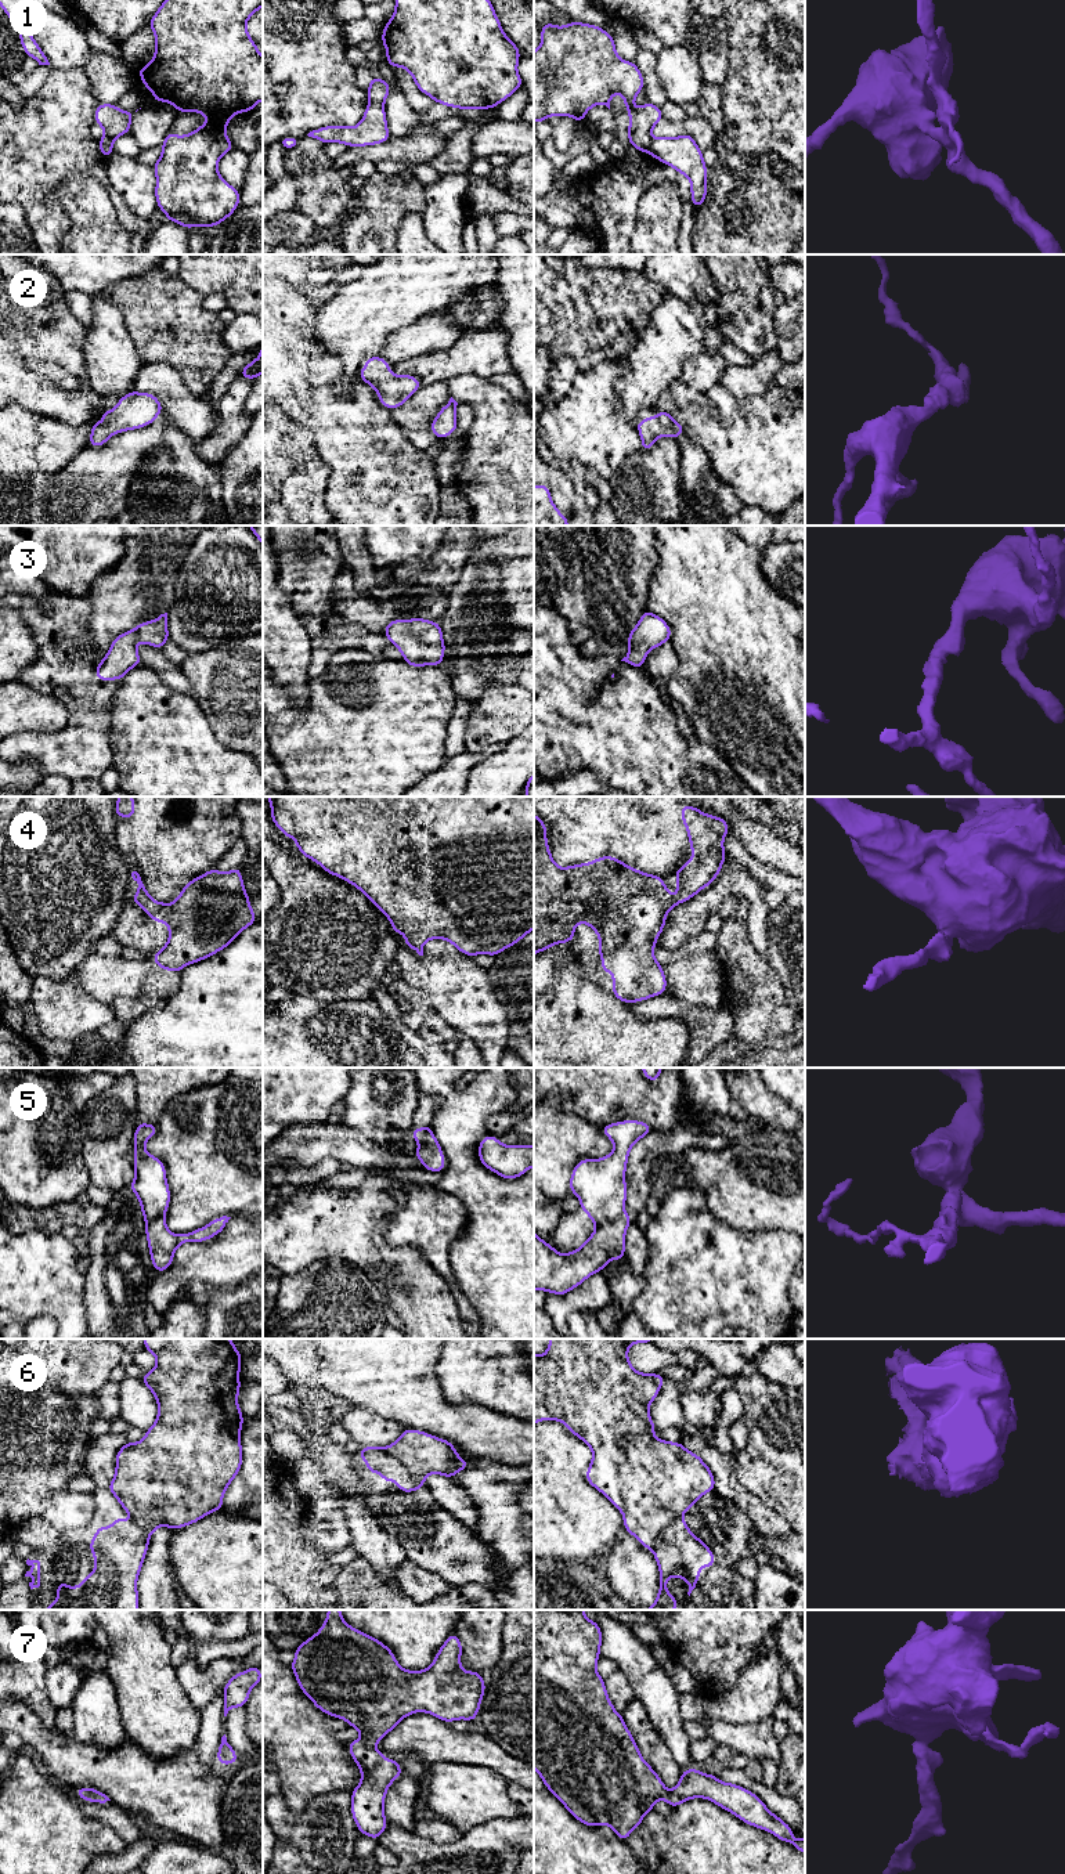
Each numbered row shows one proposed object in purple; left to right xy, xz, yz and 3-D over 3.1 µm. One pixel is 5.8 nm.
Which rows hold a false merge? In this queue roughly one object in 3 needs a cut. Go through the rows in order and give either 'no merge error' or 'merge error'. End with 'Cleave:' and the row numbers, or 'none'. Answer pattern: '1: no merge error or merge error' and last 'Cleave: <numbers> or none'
1: merge error
2: no merge error
3: no merge error
4: no merge error
5: merge error
6: merge error
7: no merge error
Cleave: 1, 5, 6

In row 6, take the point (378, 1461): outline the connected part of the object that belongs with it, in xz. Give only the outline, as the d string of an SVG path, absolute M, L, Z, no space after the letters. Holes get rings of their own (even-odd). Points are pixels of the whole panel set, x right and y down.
M362 1447L358 1455L367 1462L368 1473L380 1473L385 1483L393 1480L401 1492L414 1492L425 1487L425 1483L415 1480L408 1473L401 1460L389 1455L383 1448Z

